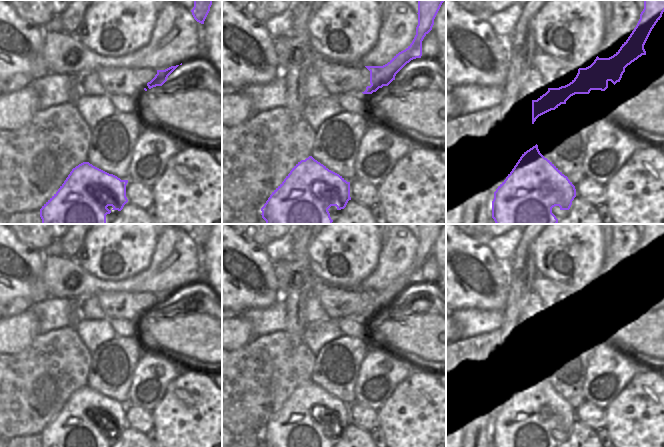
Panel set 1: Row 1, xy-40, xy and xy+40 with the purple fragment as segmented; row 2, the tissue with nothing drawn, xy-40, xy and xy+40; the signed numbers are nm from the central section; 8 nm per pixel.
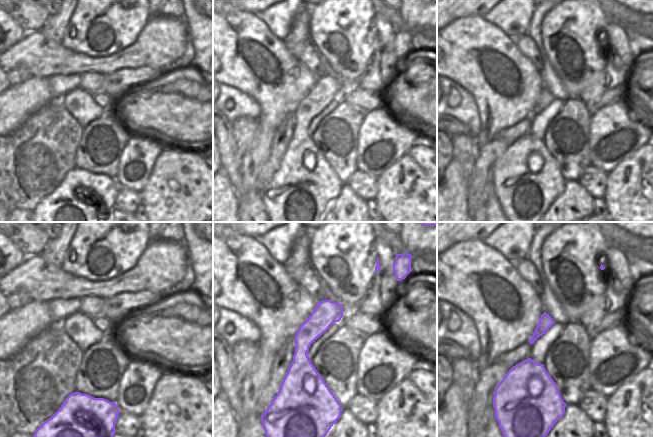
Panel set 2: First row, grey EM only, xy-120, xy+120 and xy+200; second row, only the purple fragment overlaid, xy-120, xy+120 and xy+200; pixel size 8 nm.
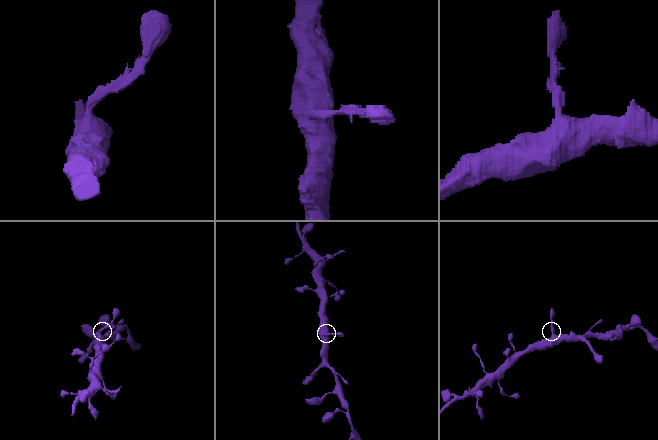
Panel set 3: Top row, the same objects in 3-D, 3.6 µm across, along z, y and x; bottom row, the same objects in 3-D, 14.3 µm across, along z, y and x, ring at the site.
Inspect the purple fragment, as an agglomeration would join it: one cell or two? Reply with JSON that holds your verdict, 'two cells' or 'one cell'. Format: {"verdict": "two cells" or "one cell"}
{"verdict": "one cell"}

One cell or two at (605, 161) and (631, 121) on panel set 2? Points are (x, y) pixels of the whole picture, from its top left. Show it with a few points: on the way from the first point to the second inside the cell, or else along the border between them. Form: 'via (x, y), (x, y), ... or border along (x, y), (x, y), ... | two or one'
via (606, 151), (610, 142), (621, 131) | one

